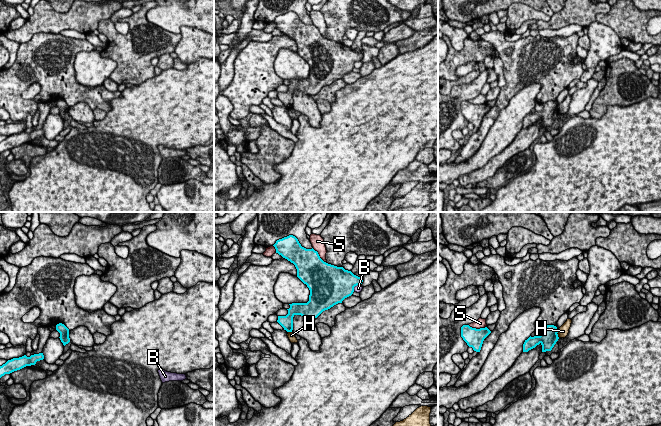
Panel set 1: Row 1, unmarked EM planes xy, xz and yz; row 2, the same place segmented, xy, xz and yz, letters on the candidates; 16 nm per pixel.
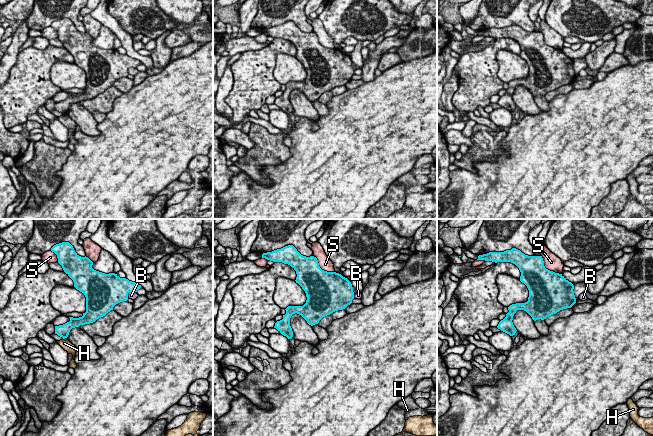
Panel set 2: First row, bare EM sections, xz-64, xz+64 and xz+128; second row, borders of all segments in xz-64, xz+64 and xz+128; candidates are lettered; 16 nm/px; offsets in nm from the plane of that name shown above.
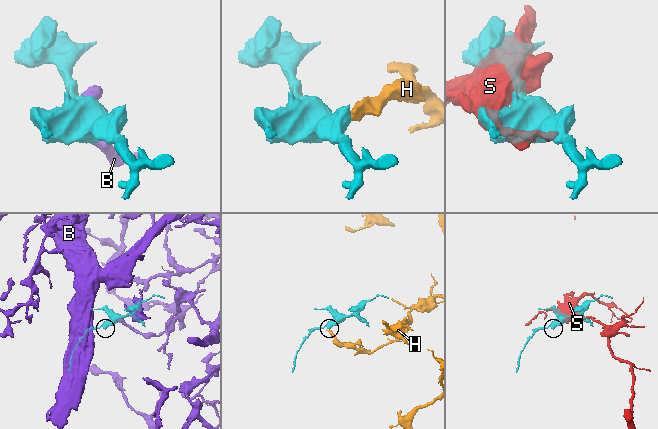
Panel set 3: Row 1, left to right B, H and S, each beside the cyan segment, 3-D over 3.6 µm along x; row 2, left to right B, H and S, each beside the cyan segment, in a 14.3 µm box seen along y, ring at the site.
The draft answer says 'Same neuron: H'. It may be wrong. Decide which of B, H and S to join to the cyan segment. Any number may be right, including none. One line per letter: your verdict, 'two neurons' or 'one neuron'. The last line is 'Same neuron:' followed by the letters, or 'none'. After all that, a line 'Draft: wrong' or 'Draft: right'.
B: two neurons
H: two neurons
S: two neurons
Same neuron: none
Draft: wrong

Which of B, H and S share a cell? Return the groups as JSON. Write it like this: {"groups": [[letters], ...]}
{"groups": [["B"], ["H"], ["S"]]}

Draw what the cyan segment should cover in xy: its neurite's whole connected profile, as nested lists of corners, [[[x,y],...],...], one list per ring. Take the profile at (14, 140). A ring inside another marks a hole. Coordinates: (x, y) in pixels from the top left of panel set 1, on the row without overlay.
[[[43,129],[34,130],[30,133],[26,131],[8,136],[5,140],[0,142],[0,154],[5,150],[10,150],[14,147],[20,146],[26,142],[35,141],[37,137],[43,136]]]

